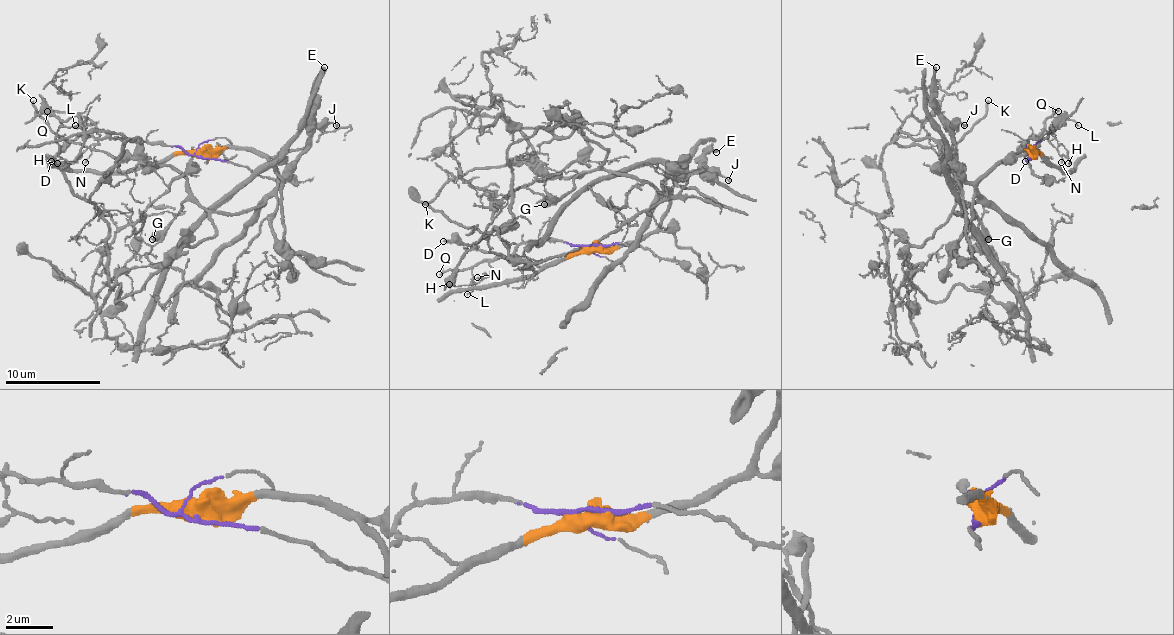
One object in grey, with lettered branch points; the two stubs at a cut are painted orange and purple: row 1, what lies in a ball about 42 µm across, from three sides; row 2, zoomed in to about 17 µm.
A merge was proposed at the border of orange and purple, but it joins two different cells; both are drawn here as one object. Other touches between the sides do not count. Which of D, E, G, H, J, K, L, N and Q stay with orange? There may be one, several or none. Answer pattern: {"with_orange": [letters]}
{"with_orange": ["E", "G", "J", "K"]}

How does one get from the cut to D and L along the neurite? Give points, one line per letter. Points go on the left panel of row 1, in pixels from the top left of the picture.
D: (199, 155), (187, 155), (170, 145), (85, 136), (71, 140), (52, 162)
L: (199, 155), (187, 155), (170, 145), (109, 138), (80, 117), (75, 126)

